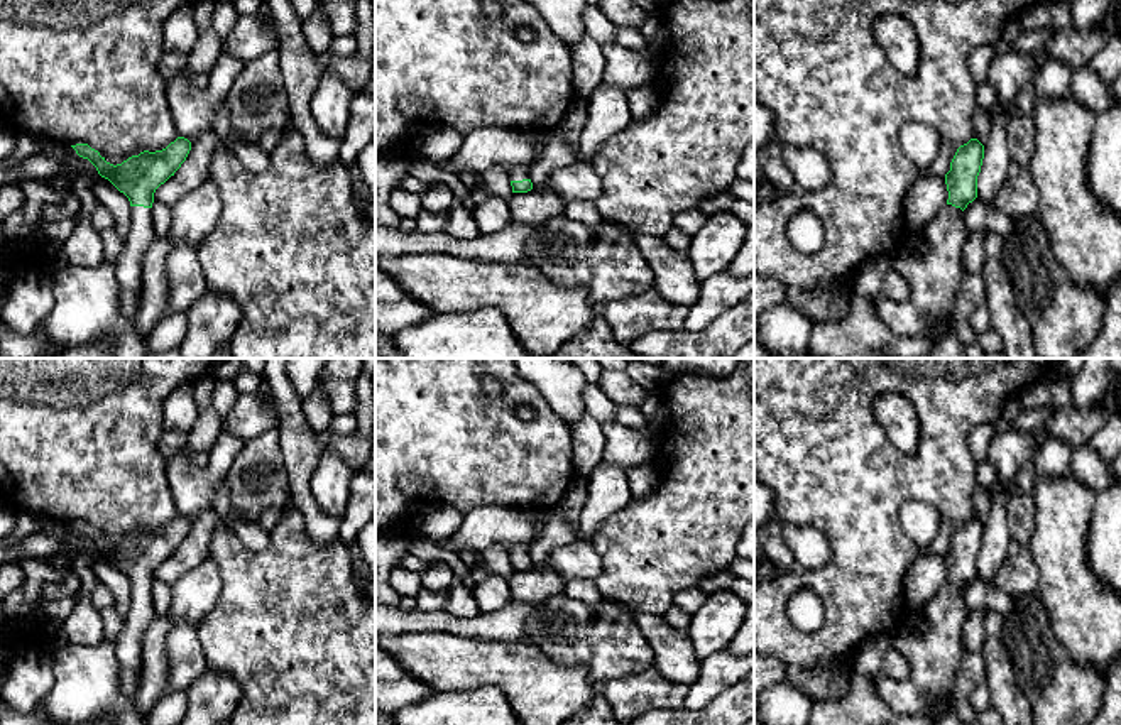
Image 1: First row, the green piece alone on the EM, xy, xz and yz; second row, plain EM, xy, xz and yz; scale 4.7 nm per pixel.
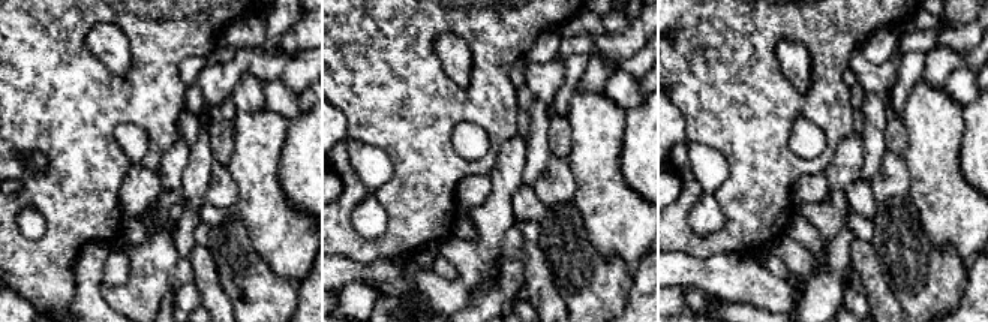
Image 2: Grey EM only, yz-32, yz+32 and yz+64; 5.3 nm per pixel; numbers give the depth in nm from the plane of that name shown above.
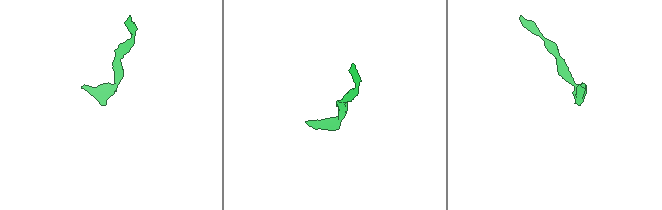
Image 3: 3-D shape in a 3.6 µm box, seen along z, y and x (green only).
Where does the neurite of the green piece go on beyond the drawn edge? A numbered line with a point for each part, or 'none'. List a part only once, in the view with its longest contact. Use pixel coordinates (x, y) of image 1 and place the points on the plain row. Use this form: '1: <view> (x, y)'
1: xy (141, 614)

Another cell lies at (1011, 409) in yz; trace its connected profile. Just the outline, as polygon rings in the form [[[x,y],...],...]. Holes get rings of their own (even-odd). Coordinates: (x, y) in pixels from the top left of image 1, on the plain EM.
[[[1013,395],[1004,402],[1003,412],[998,421],[992,424],[999,433],[1016,428],[1016,419],[1023,412],[1020,395]]]

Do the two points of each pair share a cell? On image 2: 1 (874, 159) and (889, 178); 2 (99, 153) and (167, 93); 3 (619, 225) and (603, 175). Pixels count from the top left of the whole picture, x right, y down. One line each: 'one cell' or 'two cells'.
1: two cells
2: one cell
3: one cell

